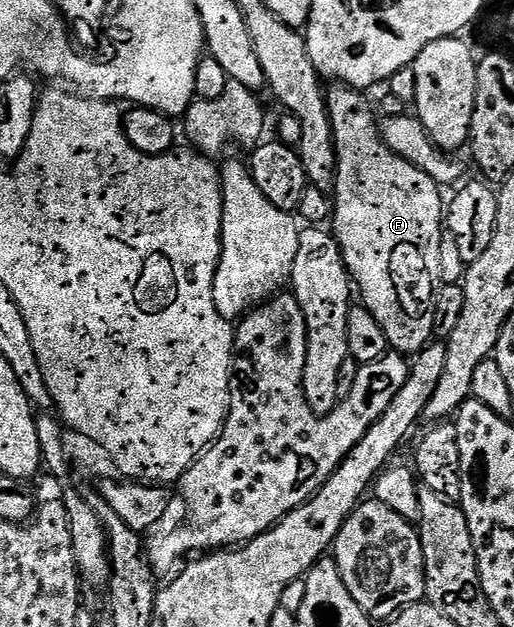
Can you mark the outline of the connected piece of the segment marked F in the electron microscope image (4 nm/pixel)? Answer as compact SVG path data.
M344 84L333 89L337 90L330 89L327 94L329 119L333 125L333 143L337 149L337 182L331 191L331 230L341 249L345 267L349 269L350 279L359 291L360 301L365 309L371 312L371 316L375 316L375 320L379 320L379 328L383 328L383 336L387 336L390 347L402 356L416 356L420 350L429 345L433 338L437 292L442 285L439 272L439 244L443 233L443 198L441 202L443 190L435 180L431 180L431 176L427 176L427 172L415 168L415 164L403 160L403 156L399 156L395 152L391 152L391 148L387 148L387 144L381 139L378 115L375 110L375 115L373 115L373 110L369 107L369 102L365 99L366 95L362 91L354 90Z

